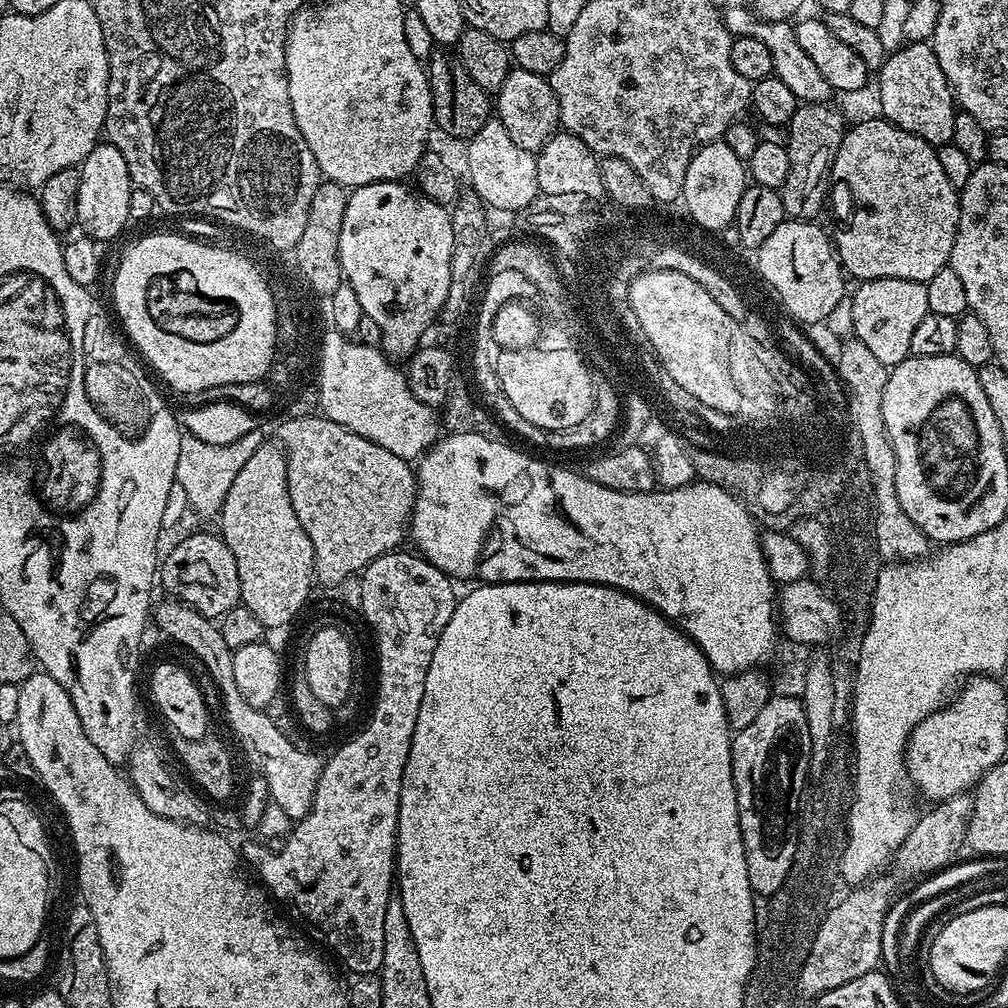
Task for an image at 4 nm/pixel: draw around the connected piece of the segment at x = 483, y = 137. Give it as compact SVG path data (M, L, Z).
M490 118L478 130L476 136L467 141L468 147L468 176L472 179L471 191L486 205L489 200L499 204L503 214L516 214L520 207L526 206L526 201L532 196L533 190L538 190L538 170L532 172L533 153L522 150L517 146L510 134L502 126L498 118Z

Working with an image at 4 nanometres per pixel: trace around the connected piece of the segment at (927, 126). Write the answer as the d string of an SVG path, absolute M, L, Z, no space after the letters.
M905 43L885 59L884 65L878 69L878 76L883 119L933 146L951 141L958 108L954 103L952 88L931 43Z

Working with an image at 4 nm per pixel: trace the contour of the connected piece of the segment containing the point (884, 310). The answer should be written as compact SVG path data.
M878 278L866 280L855 285L856 293L852 296L852 328L855 339L862 342L862 346L870 349L870 354L878 358L890 370L907 360L910 355L910 338L914 338L914 329L922 323L922 318L929 314L926 302L926 284L919 284L906 278Z

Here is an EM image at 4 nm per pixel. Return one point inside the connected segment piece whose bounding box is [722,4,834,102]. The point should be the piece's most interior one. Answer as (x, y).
(790, 64)

